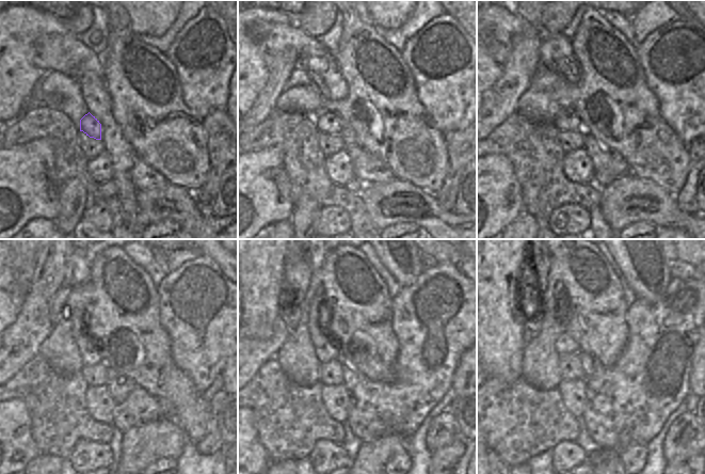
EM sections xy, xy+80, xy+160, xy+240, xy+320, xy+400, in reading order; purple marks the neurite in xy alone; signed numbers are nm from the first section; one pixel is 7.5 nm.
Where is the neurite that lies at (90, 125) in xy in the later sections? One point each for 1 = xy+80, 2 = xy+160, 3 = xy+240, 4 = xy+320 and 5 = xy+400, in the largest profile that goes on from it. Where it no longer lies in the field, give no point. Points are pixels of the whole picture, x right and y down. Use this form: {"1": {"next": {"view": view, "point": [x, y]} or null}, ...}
{"1": {"next": {"view": "xy+80", "point": [329, 123]}}, "2": {"next": {"view": "xy+160", "point": [566, 120]}}, "3": {"next": {"view": "xy+240", "point": [90, 354]}}, "4": {"next": {"view": "xy+320", "point": [325, 348]}}, "5": {"next": {"view": "xy+400", "point": [564, 344]}}}

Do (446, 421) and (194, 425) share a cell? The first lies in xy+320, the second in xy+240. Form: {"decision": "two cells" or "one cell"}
{"decision": "one cell"}

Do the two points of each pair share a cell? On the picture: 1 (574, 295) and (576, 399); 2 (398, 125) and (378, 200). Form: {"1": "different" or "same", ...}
{"1": "different", "2": "different"}

